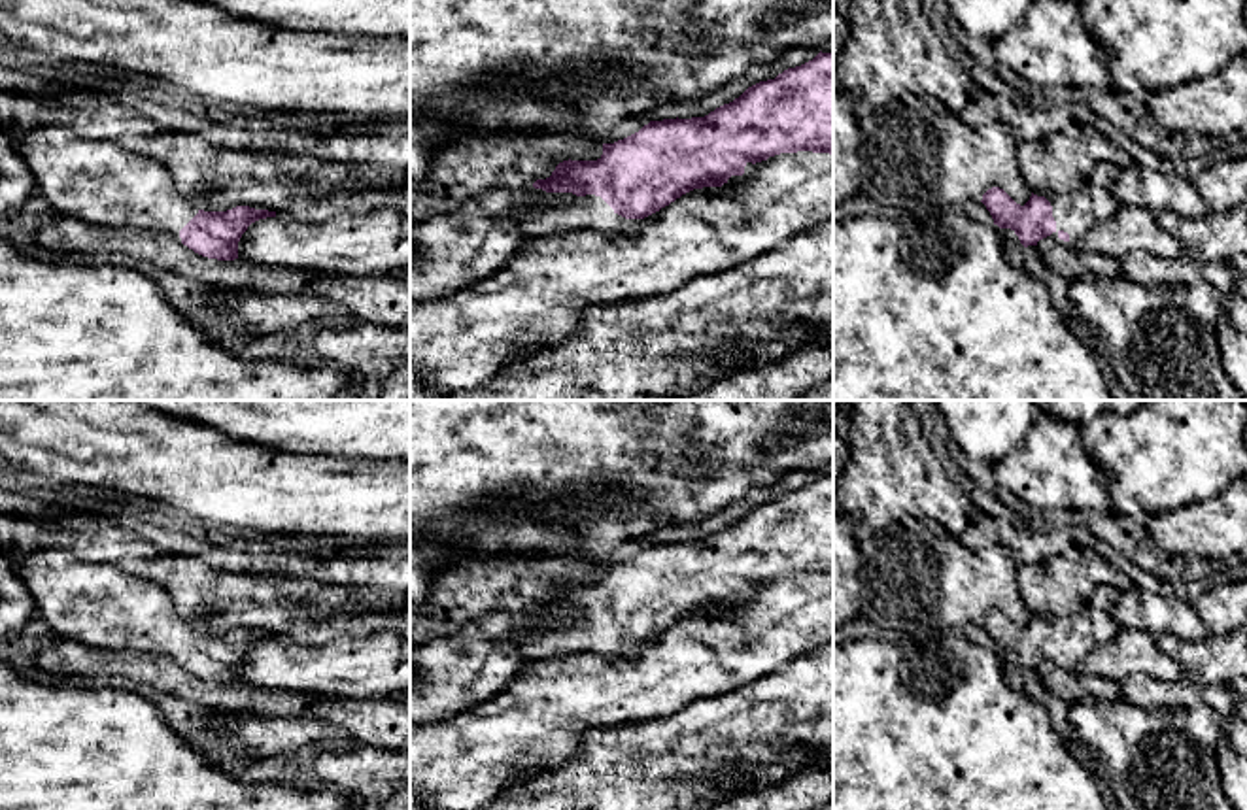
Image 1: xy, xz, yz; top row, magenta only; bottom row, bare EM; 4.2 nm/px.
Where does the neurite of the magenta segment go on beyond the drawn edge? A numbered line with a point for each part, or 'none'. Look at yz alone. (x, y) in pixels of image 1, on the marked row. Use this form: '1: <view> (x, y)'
1: yz (1076, 212)

